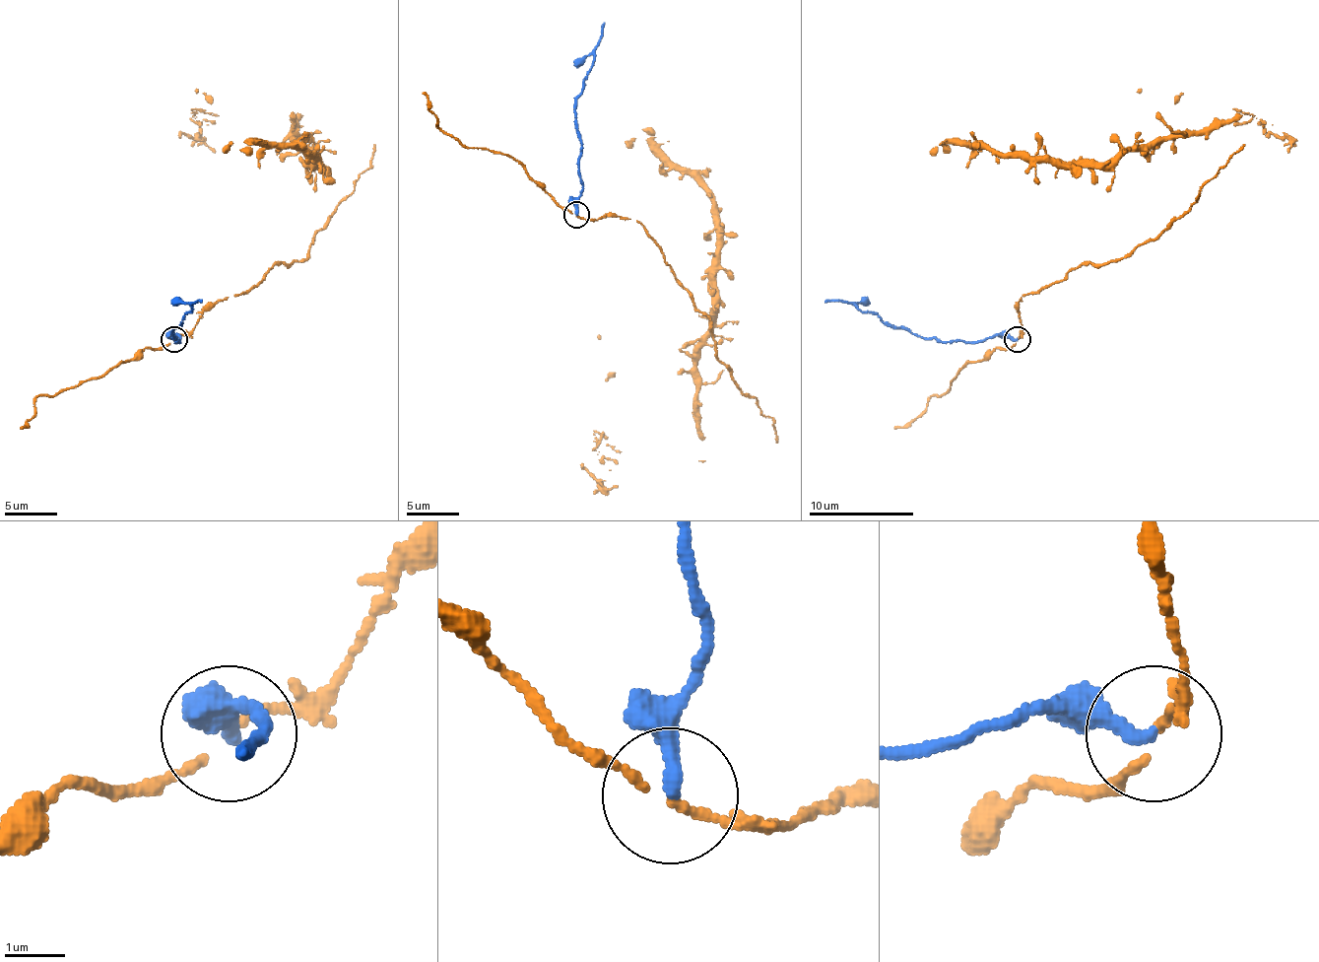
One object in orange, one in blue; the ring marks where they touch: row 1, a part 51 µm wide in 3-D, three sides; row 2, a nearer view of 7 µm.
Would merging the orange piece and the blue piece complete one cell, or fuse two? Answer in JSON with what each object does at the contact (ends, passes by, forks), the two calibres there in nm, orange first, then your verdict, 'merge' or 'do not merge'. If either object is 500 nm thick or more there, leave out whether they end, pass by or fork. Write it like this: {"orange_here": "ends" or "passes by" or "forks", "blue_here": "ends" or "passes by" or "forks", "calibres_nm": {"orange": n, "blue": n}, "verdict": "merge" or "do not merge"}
{"orange_here": "passes by", "blue_here": "ends", "calibres_nm": {"orange": 120, "blue": 240}, "verdict": "do not merge"}

